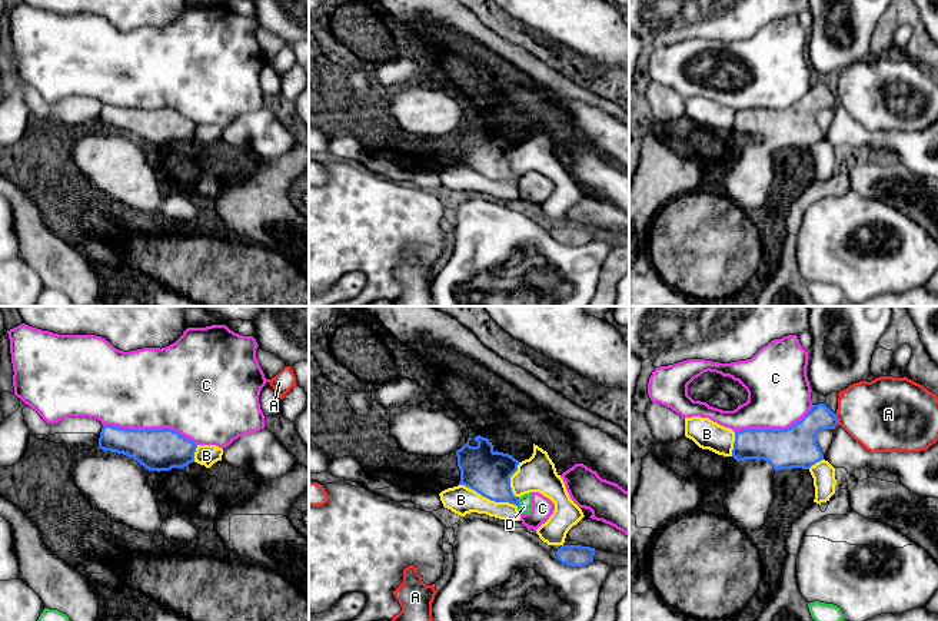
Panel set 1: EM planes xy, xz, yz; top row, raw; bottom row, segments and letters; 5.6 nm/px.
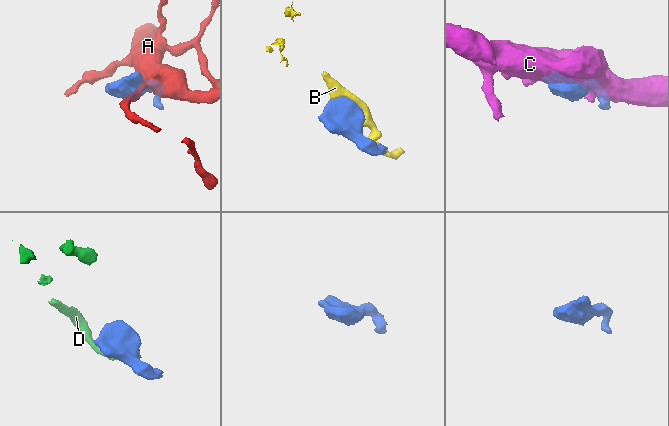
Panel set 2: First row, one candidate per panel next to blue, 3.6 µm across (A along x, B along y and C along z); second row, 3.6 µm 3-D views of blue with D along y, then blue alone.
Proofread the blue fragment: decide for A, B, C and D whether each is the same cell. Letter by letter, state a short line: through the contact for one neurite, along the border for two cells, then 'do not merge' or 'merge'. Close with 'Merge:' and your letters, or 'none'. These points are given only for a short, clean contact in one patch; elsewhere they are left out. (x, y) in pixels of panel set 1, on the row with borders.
A: do not merge
B: do not merge
C: do not merge
D: line xz (519, 498), (518, 507); do not merge
Merge: none

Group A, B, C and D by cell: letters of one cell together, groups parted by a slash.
A / B / C D

